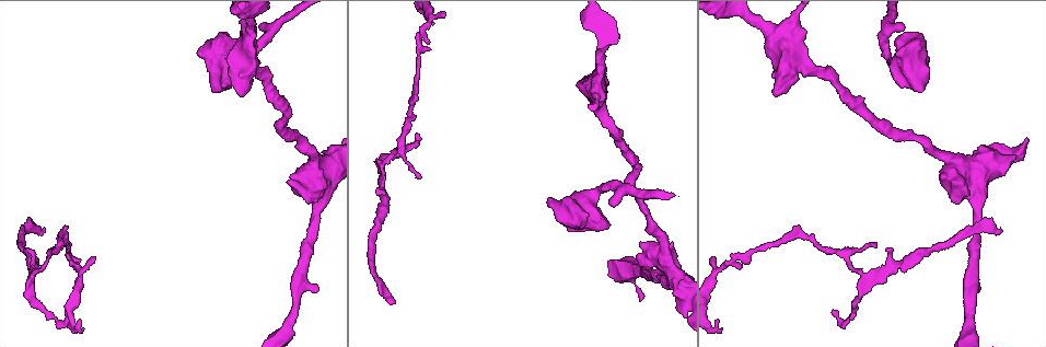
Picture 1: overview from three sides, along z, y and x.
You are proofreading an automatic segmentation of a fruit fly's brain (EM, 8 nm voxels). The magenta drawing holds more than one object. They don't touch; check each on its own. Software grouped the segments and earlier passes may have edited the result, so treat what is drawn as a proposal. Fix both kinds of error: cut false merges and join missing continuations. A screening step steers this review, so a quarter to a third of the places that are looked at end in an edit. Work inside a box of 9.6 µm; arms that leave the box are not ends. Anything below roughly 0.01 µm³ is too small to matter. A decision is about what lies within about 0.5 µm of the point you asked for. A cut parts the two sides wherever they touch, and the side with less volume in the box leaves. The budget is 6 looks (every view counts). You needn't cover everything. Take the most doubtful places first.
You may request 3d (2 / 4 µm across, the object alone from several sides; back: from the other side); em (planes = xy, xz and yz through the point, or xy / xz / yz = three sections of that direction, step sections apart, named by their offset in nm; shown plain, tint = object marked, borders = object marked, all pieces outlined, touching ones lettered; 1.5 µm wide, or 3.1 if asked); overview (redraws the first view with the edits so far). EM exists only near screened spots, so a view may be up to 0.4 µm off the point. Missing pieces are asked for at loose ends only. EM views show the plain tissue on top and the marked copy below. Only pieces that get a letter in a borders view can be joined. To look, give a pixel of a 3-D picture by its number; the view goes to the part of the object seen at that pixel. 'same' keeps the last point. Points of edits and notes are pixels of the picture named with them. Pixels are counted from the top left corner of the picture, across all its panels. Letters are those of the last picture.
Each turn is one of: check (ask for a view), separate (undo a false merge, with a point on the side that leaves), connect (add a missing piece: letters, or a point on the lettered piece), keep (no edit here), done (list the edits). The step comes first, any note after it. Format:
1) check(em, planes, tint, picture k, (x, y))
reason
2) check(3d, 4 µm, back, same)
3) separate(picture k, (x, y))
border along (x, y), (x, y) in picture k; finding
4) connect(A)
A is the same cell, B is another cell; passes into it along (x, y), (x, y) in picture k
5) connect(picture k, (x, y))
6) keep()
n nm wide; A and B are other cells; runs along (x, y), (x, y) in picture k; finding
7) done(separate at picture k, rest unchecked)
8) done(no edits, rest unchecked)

check(em, xz, step 4, borders, picture 1, (419, 176))
free end

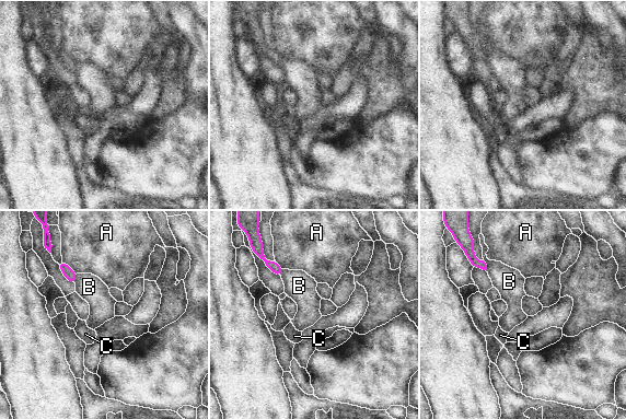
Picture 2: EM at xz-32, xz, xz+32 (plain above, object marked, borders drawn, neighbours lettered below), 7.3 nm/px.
keep()
A, B and C are other cells; border along (77, 274), (74, 283) in picture 2; none of them fits

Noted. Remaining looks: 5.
check(3d, 2 µm, picture 1, (65, 313))
tapers out

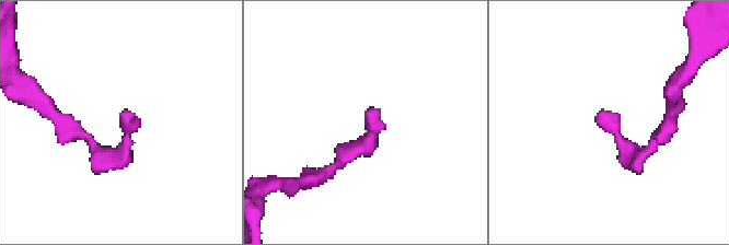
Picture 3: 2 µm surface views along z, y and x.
check(em, planes, borders, picture 3, (378, 108))

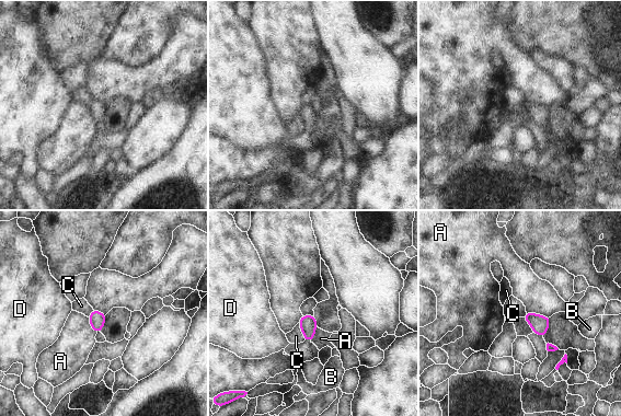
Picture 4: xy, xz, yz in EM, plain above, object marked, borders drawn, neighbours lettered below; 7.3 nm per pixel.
keep()
A touches over 190 nm; A, B, C and D are other cells; border along (526, 311), (550, 316) in picture 4; no lettered piece goes on from it

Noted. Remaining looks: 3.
check(3d, 2 µm, picture 1, (45, 229))
free end

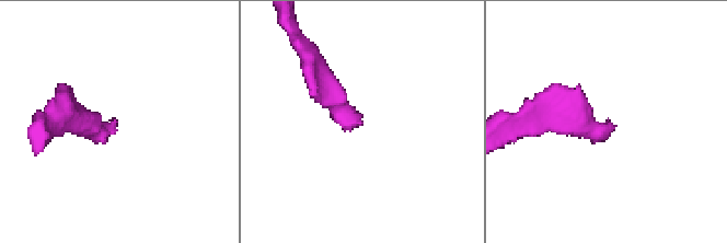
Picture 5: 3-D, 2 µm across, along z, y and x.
check(em, yz, step 8, tint, picture 5, (357, 119))

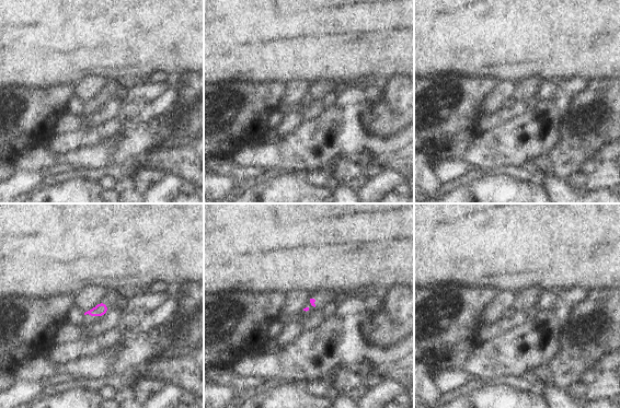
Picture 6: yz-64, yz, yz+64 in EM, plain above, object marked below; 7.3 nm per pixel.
check(em, planes, borders, same)

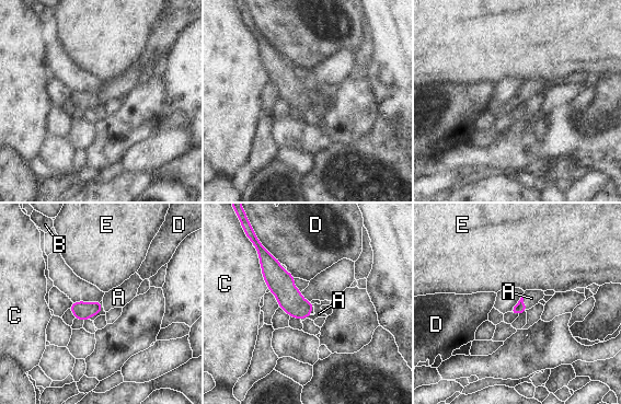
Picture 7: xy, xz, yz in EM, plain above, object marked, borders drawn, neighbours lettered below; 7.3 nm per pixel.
connect(A)
A is the same cell, B, C, D and E are other cells; the neuron continues

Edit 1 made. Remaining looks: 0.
done(connect at picture 7, rest unchecked)

